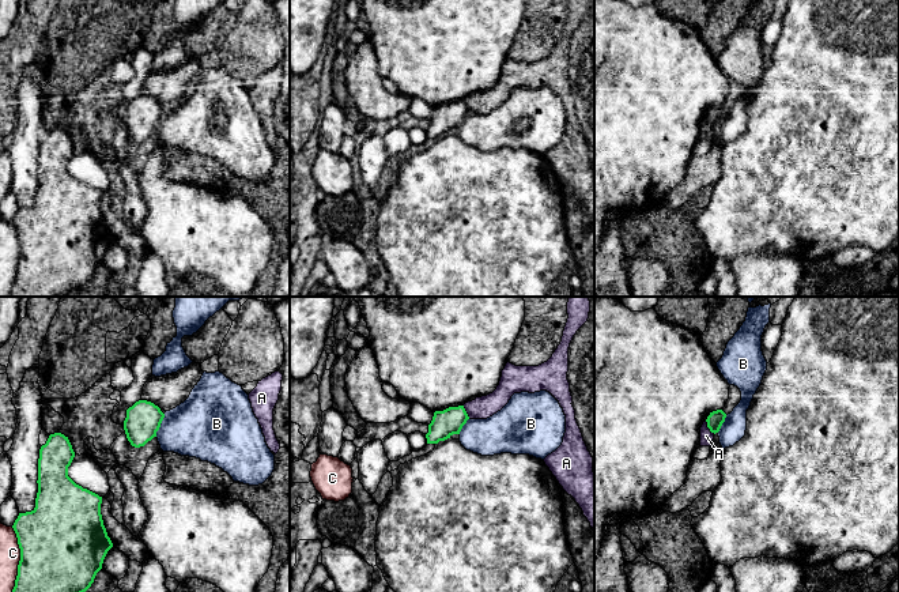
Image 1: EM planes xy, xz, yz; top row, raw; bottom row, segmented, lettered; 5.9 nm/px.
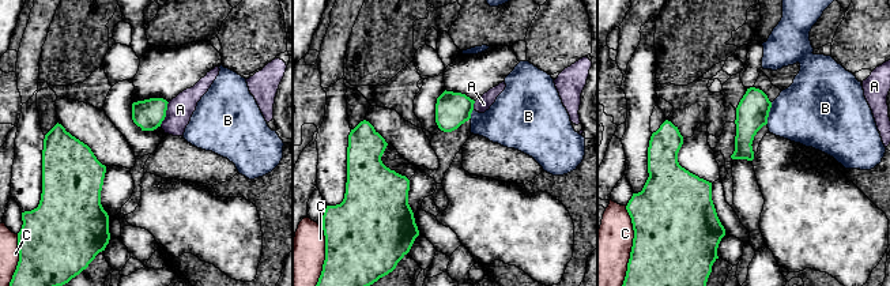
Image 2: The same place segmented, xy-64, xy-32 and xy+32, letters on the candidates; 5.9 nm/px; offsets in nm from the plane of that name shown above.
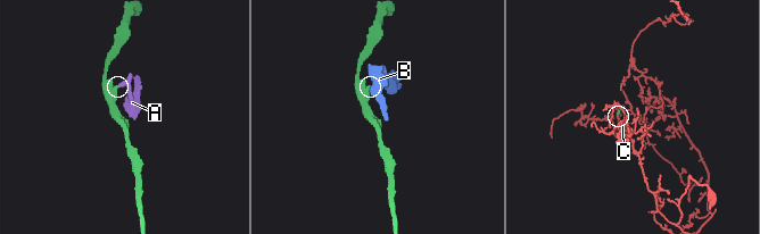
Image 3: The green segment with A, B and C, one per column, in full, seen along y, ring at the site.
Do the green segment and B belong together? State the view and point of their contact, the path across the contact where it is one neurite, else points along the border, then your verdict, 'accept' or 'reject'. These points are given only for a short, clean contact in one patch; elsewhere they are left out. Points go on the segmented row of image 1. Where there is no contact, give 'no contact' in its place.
contact xy (159, 425); border xy (165, 414), (155, 436); reject

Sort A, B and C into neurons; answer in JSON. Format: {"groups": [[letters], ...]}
{"groups": [["A"], ["B"], ["C"]]}

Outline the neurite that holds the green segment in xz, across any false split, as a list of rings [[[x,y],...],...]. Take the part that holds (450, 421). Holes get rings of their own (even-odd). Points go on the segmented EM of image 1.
[[[464,406],[435,411],[428,425],[428,433],[426,434],[427,444],[438,444],[450,438],[453,434],[460,434],[468,419],[469,416]]]

